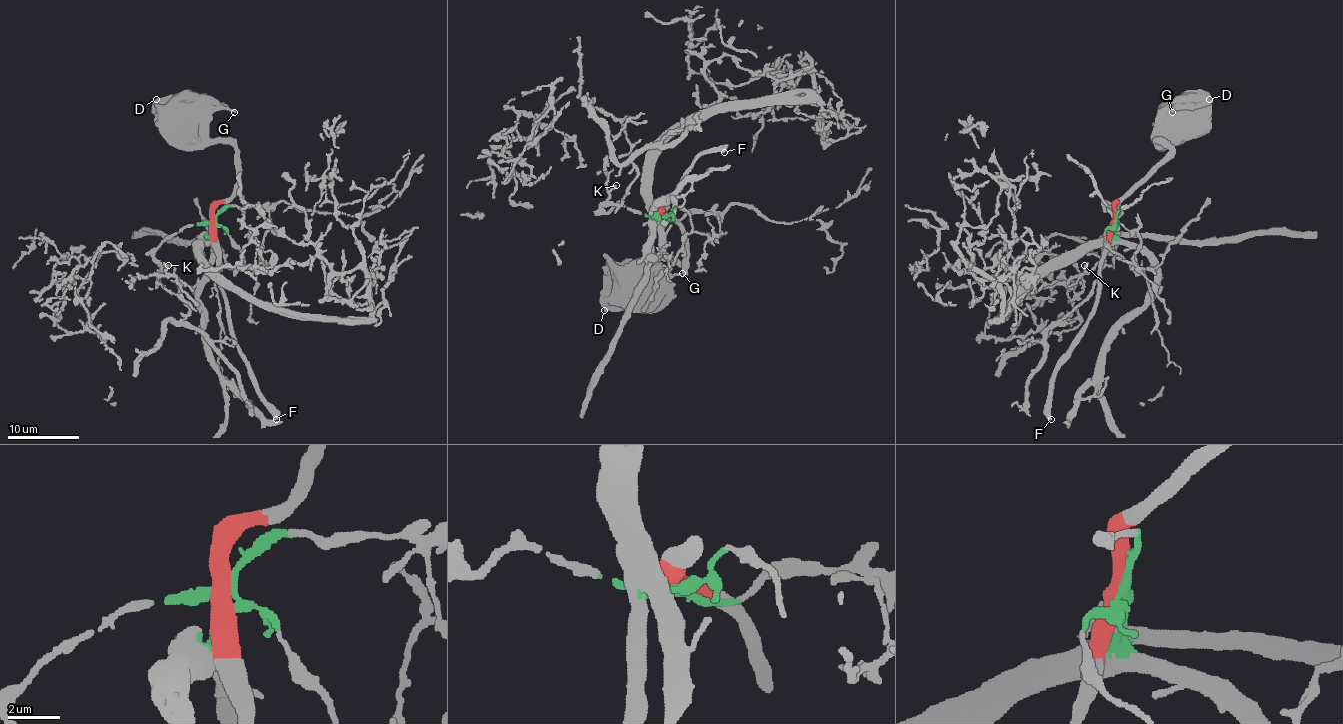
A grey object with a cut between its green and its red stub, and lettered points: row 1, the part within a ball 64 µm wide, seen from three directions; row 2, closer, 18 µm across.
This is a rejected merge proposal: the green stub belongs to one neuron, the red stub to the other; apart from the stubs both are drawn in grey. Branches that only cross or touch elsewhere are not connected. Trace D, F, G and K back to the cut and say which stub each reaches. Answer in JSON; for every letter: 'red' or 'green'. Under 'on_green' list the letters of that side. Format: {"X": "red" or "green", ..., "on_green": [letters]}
{"D": "red", "F": "red", "G": "red", "K": "green", "on_green": ["K"]}

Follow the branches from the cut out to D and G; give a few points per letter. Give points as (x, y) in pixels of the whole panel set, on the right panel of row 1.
D: (1114, 219), (1114, 207), (1168, 151), (1163, 142), (1159, 142), (1192, 118), (1210, 99)
G: (1114, 219), (1114, 207), (1168, 151), (1157, 136), (1159, 115), (1174, 108), (1172, 111)

